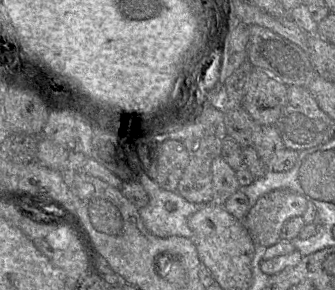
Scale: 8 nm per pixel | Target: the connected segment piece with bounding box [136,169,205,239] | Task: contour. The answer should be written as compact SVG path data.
M138 171L136 179L146 190L149 202L139 209L147 230L158 237L184 236L193 238L189 217L205 204L186 200L177 191L168 191L151 179L146 171Z

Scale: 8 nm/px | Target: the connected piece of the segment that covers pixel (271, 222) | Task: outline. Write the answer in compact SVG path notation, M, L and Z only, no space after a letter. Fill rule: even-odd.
M277 189L261 196L250 208L243 223L257 246L269 247L280 241L283 224L290 218L302 216L308 207L308 200L289 189Z

